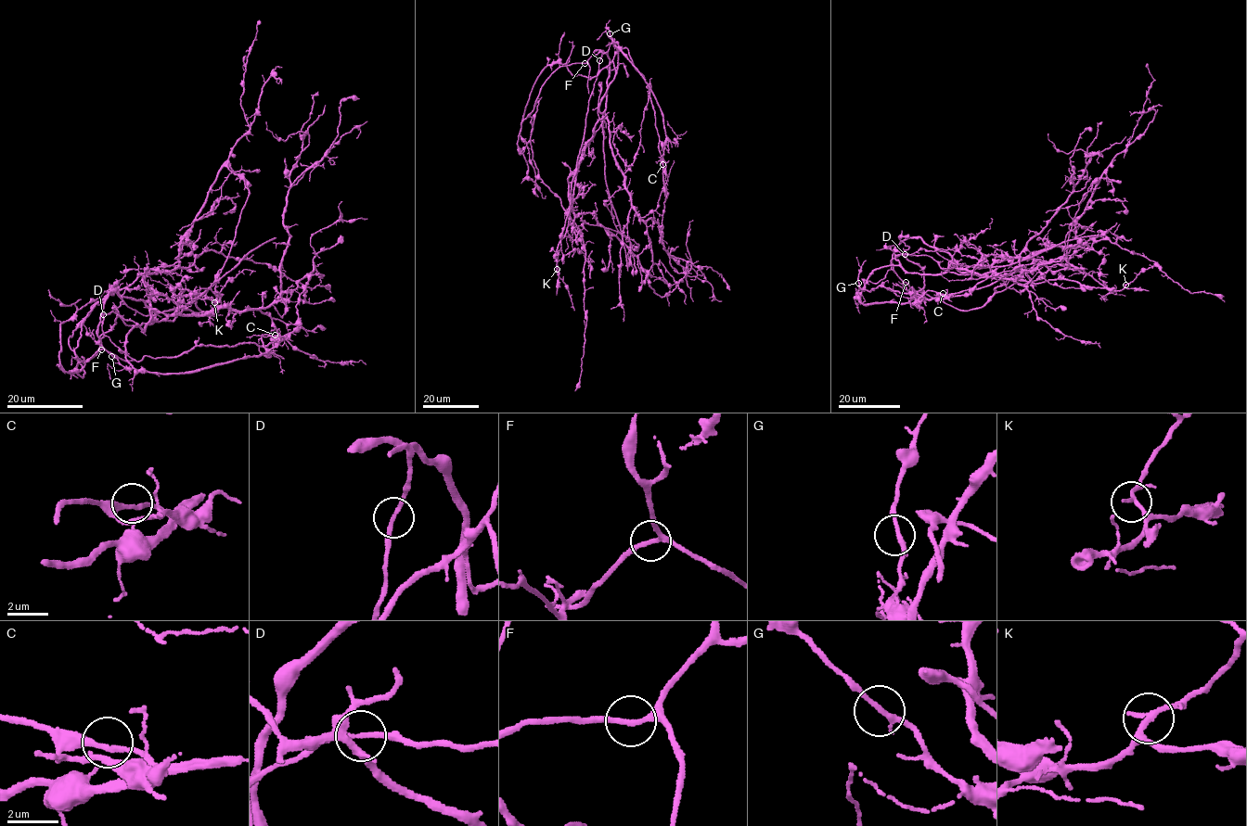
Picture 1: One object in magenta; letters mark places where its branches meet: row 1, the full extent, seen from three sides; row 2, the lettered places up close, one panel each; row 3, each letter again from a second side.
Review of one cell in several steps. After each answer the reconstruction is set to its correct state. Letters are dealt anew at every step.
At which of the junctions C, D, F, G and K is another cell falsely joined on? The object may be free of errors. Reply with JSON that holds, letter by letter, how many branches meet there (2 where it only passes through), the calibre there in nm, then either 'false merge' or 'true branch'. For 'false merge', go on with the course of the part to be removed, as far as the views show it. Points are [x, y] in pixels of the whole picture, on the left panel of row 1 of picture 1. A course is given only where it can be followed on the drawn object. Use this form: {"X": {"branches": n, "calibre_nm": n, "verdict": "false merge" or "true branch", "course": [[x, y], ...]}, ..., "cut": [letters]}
{"C": {"branches": 2, "calibre_nm": 200, "verdict": "true branch"}, "D": {"branches": 2, "calibre_nm": 190, "verdict": "true branch"}, "F": {"branches": 2, "calibre_nm": 200, "verdict": "true branch"}, "G": {"branches": 2, "calibre_nm": 200, "verdict": "true branch"}, "K": {"branches": 2, "calibre_nm": 200, "verdict": "true branch"}, "cut": []}

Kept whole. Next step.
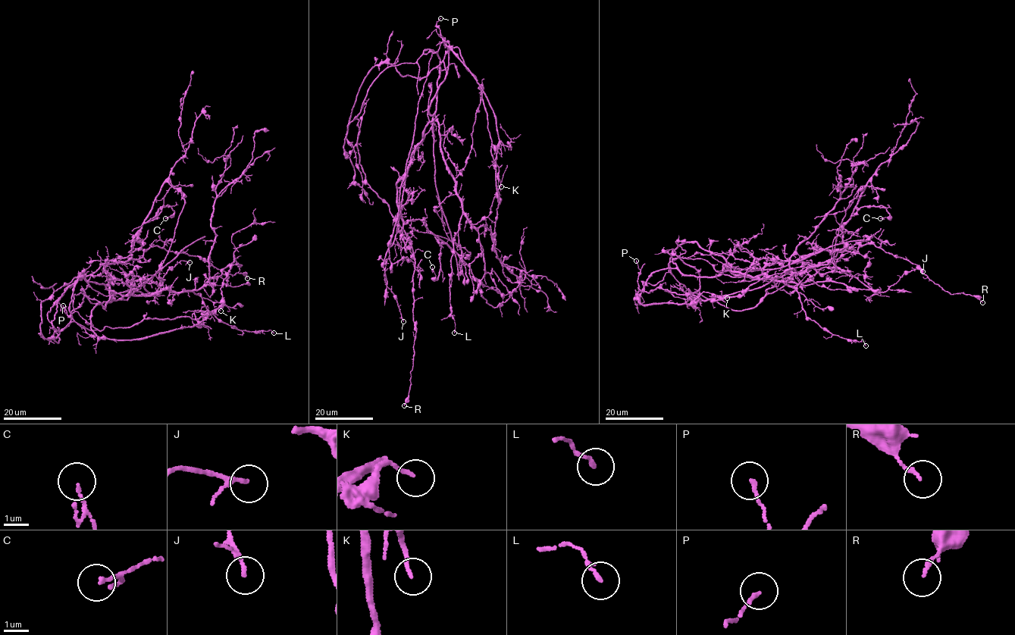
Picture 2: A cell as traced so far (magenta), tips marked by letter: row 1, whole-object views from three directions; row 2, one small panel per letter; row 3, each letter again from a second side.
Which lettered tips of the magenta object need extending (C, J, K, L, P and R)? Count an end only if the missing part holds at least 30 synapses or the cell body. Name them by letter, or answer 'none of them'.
none of them

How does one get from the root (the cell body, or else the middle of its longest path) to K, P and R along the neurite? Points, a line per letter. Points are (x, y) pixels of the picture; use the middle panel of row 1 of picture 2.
K: (433, 115), (430, 100), (448, 70), (446, 43), (458, 48), (480, 85), (501, 186)
P: (433, 115), (431, 116), (429, 111), (430, 100), (448, 70), (448, 48), (436, 25), (440, 18)
R: (433, 115), (396, 186), (402, 233), (415, 264), (416, 334), (404, 405)

